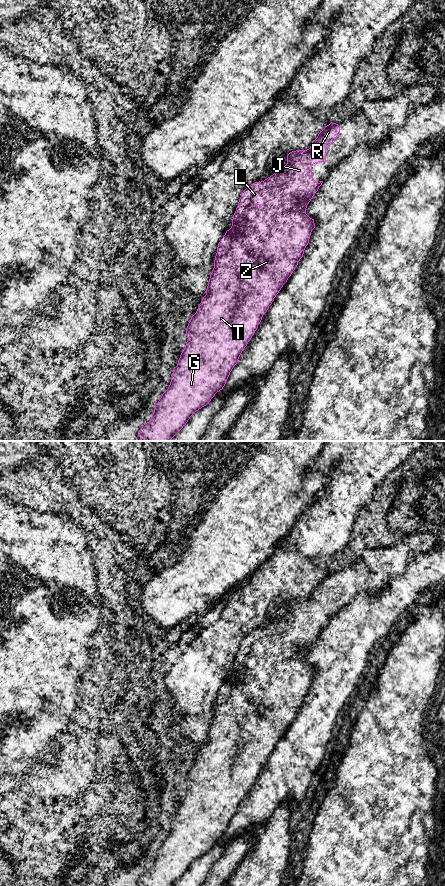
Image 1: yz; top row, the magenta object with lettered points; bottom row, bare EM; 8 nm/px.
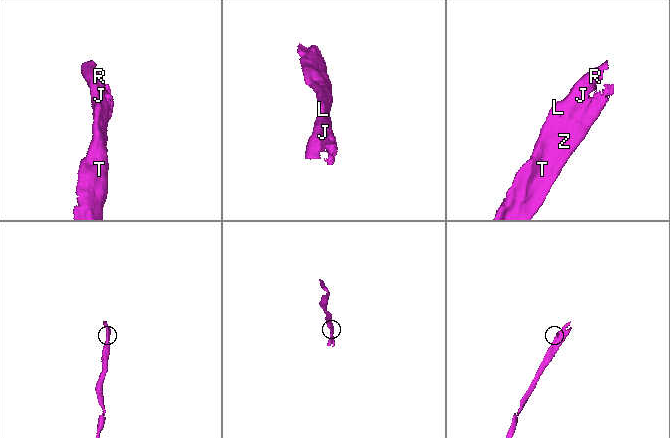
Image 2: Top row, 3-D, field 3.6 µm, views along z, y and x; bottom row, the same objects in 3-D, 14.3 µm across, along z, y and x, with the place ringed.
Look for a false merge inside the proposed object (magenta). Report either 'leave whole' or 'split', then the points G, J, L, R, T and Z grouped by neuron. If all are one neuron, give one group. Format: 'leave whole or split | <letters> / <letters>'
leave whole | G J L R T Z

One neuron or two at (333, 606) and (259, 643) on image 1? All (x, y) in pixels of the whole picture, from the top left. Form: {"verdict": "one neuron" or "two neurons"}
{"verdict": "one neuron"}

